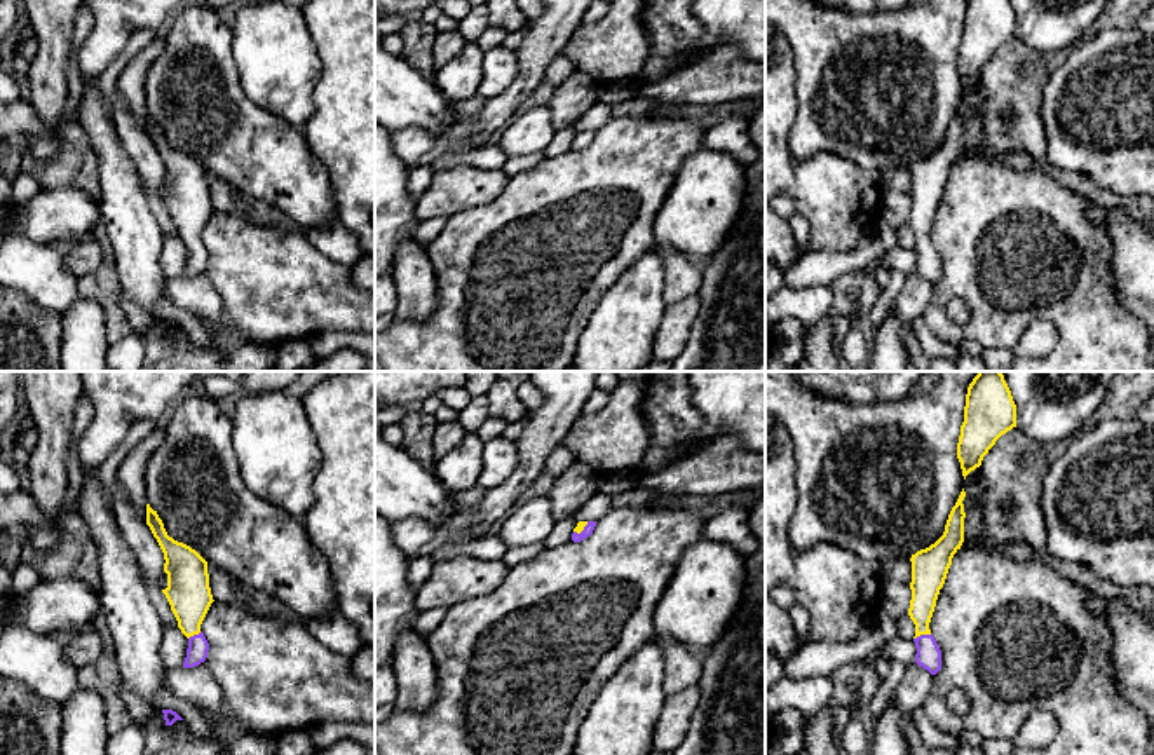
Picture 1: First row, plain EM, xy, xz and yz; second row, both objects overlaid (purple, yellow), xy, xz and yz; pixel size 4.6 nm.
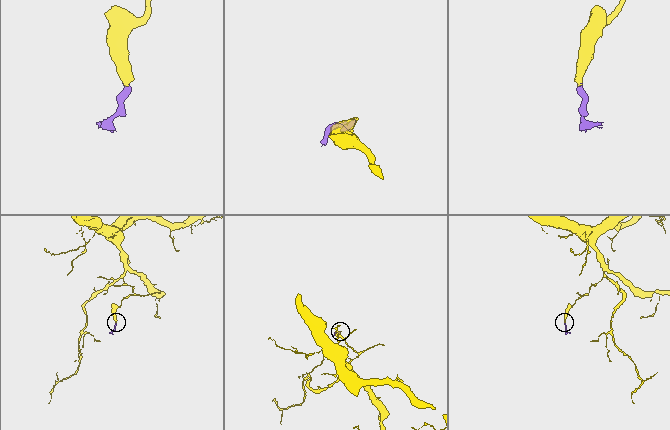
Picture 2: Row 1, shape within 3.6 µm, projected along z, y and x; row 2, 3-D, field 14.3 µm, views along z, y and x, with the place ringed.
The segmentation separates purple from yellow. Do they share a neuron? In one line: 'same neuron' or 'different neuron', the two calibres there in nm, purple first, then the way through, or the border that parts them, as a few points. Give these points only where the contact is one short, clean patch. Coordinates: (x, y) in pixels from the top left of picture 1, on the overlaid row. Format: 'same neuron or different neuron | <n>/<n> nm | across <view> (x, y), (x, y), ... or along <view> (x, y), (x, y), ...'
same neuron | 120/140 nm | across yz (928, 656), (921, 635), (921, 605), (926, 581)

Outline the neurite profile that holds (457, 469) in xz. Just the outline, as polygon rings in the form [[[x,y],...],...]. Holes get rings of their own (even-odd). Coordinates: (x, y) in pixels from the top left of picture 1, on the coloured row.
[[[465,434],[462,443],[448,450],[431,469],[443,485],[443,488],[455,495],[471,490],[478,483],[483,466],[485,443],[478,434]]]

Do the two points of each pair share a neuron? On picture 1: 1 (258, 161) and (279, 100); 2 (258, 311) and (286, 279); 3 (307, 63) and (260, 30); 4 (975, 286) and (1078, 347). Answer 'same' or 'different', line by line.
1: different
2: same
3: same
4: same

